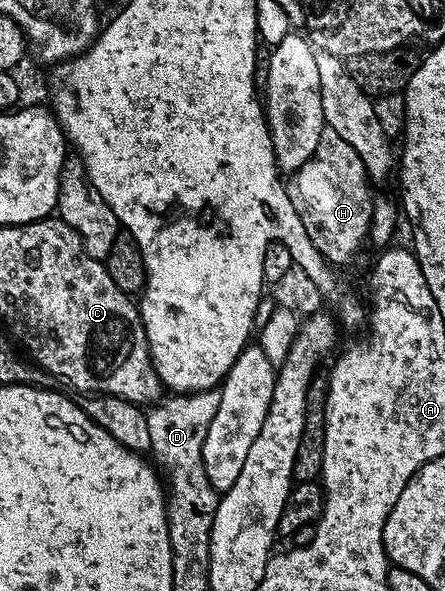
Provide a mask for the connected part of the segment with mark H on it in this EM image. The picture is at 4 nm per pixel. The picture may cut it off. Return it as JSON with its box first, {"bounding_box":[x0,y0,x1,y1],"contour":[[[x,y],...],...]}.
{"bounding_box":[291,126,375,266],"contour":[[[326,126],[321,131],[319,146],[315,146],[315,154],[307,163],[295,173],[297,185],[291,188],[293,205],[299,215],[303,226],[307,230],[307,240],[313,243],[313,247],[321,251],[322,256],[334,266],[345,264],[367,240],[369,230],[369,213],[371,205],[375,199],[375,193],[372,192],[371,181],[365,173],[365,167],[361,164],[359,154],[355,152],[354,147],[348,144],[335,130]]]}

